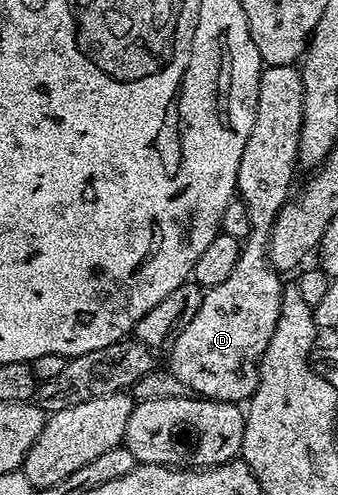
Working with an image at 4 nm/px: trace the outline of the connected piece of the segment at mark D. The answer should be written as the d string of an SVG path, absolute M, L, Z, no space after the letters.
M271 64L262 67L261 77L259 78L259 102L255 106L255 126L251 126L251 134L247 134L247 146L243 146L243 158L239 158L239 174L237 175L237 192L239 193L239 199L247 206L247 218L251 222L251 230L249 236L243 242L239 262L235 262L235 270L231 270L230 276L225 281L219 282L219 286L206 291L203 306L199 306L199 314L195 314L195 318L191 318L191 322L187 322L185 329L179 335L173 337L171 347L168 349L168 352L170 351L169 361L167 361L169 371L175 374L175 378L179 378L179 382L183 382L183 386L189 388L190 393L206 400L245 402L248 401L257 388L257 367L261 365L261 359L267 350L267 342L271 342L271 334L275 334L275 322L279 322L279 306L281 305L281 293L283 291L282 277L269 265L269 231L275 222L278 210L285 205L286 200L290 199L291 191L289 192L289 187L293 184L293 175L299 172L297 155L299 154L299 130L302 126L303 82L301 81L300 71L293 64Z

